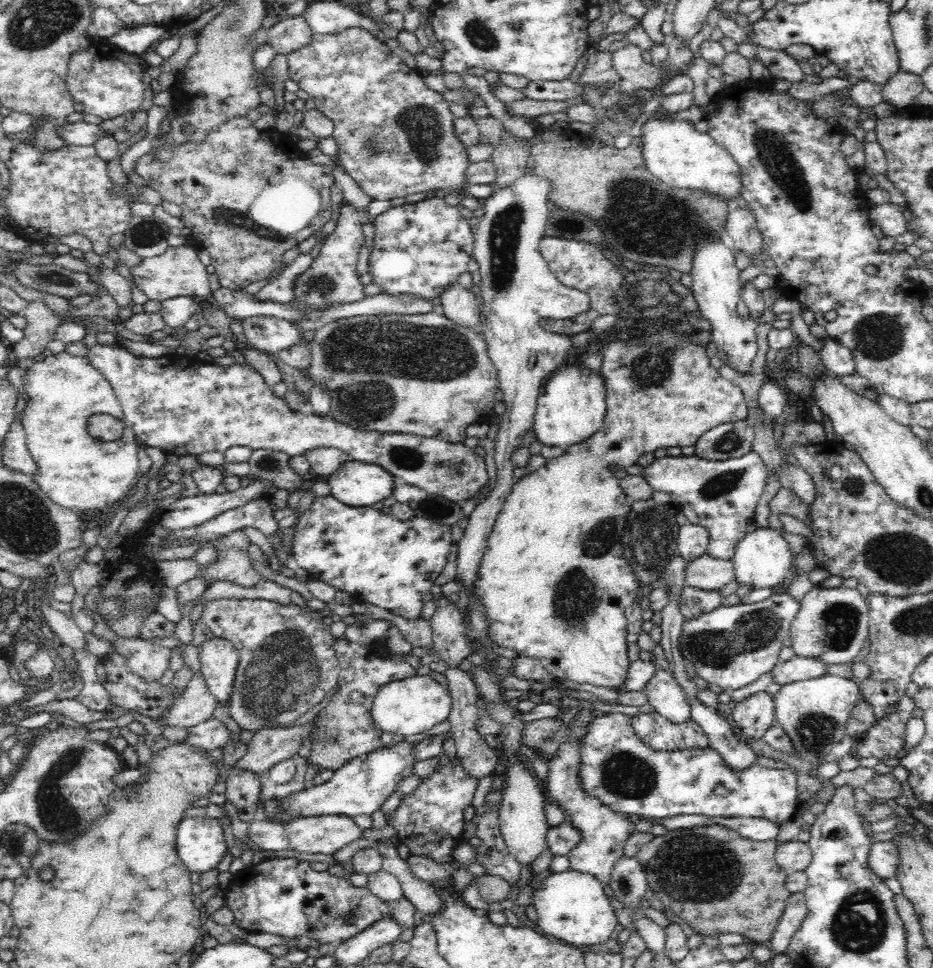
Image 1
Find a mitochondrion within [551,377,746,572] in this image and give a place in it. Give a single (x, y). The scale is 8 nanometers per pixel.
(651, 531)

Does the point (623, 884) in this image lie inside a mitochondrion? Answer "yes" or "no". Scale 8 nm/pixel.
yes

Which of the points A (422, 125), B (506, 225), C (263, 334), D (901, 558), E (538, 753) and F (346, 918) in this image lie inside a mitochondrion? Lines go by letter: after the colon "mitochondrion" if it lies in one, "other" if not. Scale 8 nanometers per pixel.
A: mitochondrion
B: mitochondrion
C: other
D: mitochondrion
E: other
F: mitochondrion

